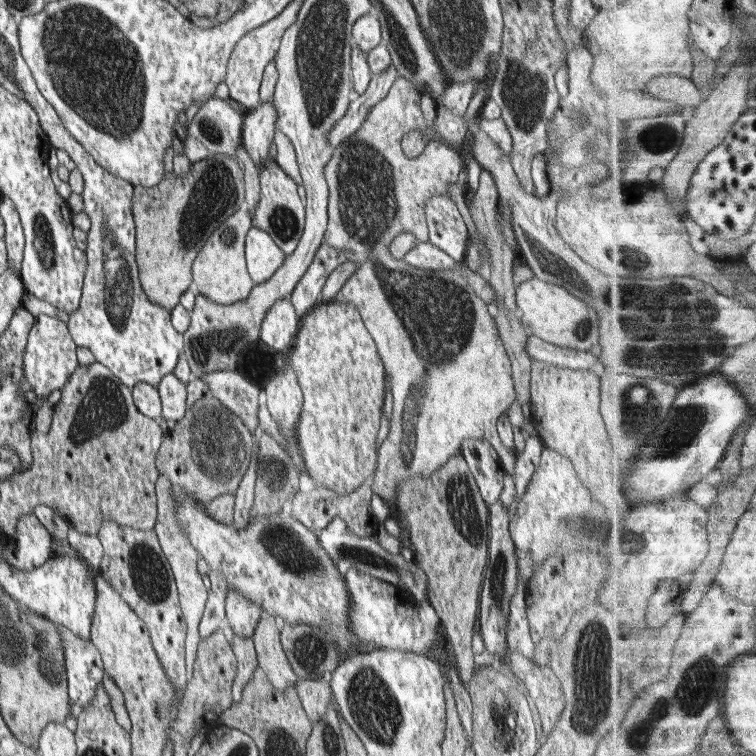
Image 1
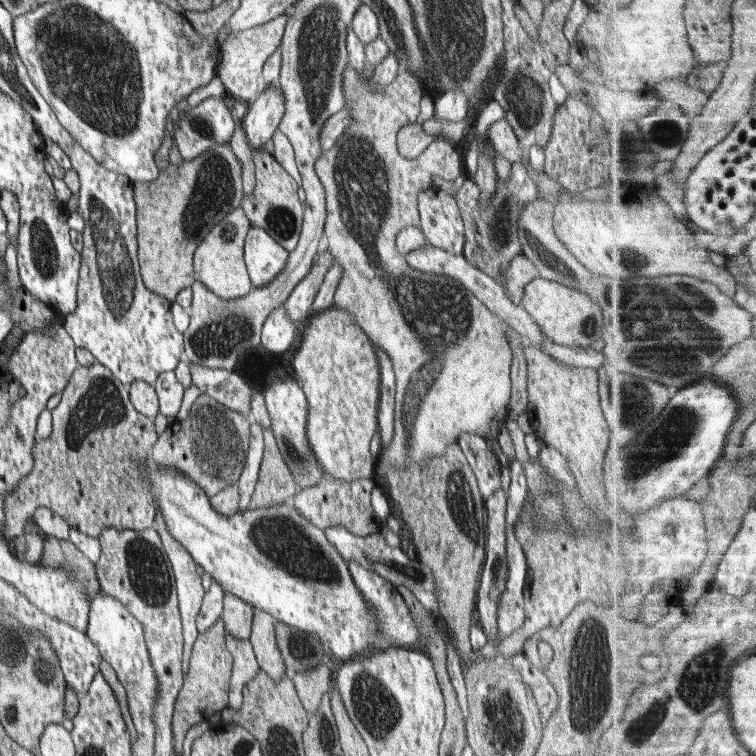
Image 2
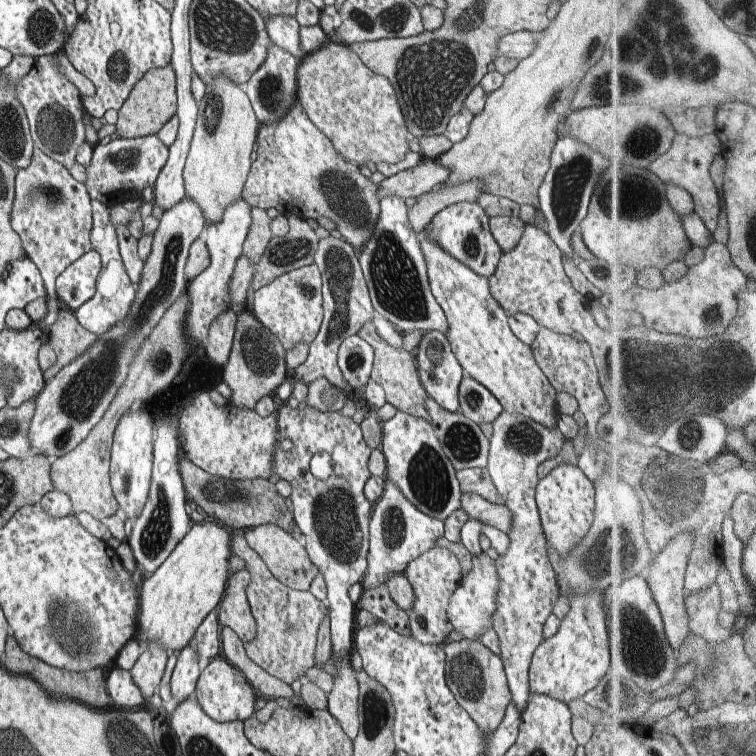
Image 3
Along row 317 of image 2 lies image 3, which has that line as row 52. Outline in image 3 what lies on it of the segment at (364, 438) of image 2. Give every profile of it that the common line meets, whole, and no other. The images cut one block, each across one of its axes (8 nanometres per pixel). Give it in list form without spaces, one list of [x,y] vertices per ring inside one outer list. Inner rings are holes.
[[[329,40],[316,52],[308,54],[297,71],[297,102],[304,108],[308,119],[331,140],[336,151],[358,166],[369,163],[396,163],[410,151],[412,136],[405,126],[399,103],[390,82],[369,70],[362,60],[342,43]]]

